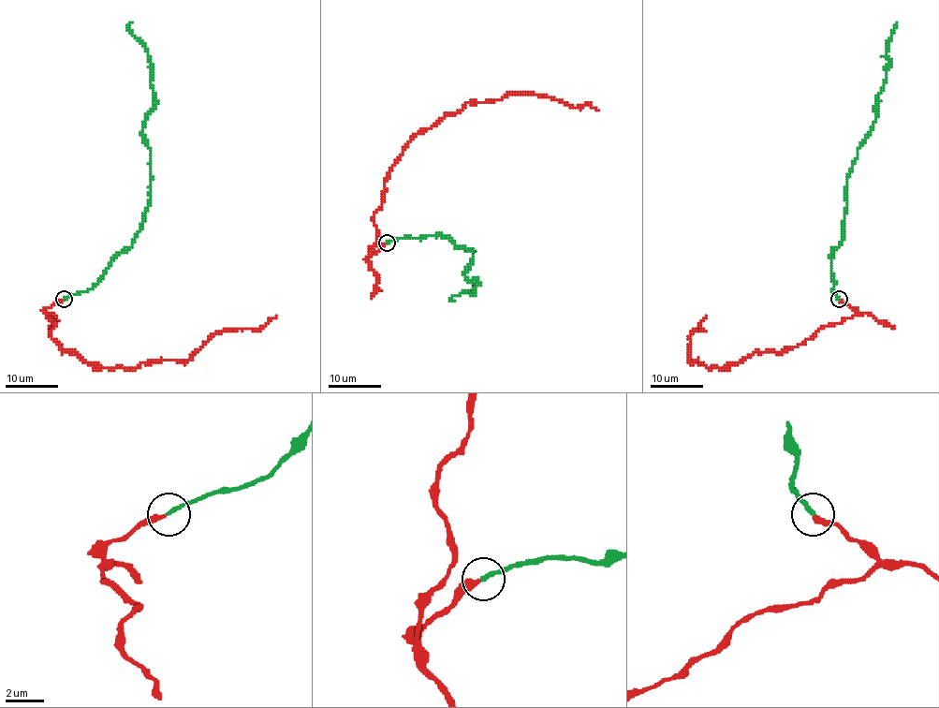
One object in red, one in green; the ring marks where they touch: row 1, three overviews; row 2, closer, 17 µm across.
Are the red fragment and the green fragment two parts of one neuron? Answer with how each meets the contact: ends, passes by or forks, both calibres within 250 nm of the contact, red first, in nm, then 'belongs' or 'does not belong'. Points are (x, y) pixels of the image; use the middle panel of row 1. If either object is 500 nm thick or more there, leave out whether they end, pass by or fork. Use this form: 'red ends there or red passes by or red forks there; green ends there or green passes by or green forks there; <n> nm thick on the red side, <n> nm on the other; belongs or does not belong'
red ends there; green ends there; 280 nm thick on the red side, 220 nm on the other; belongs

